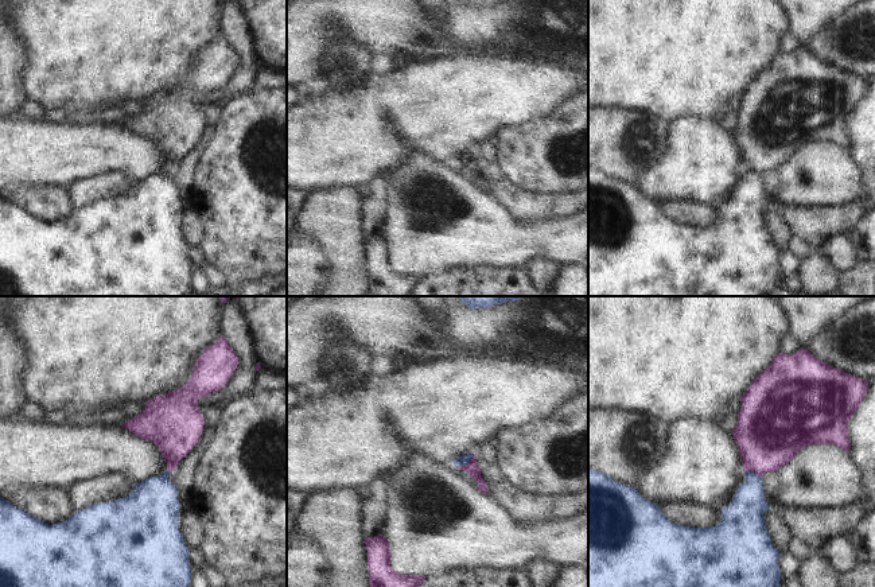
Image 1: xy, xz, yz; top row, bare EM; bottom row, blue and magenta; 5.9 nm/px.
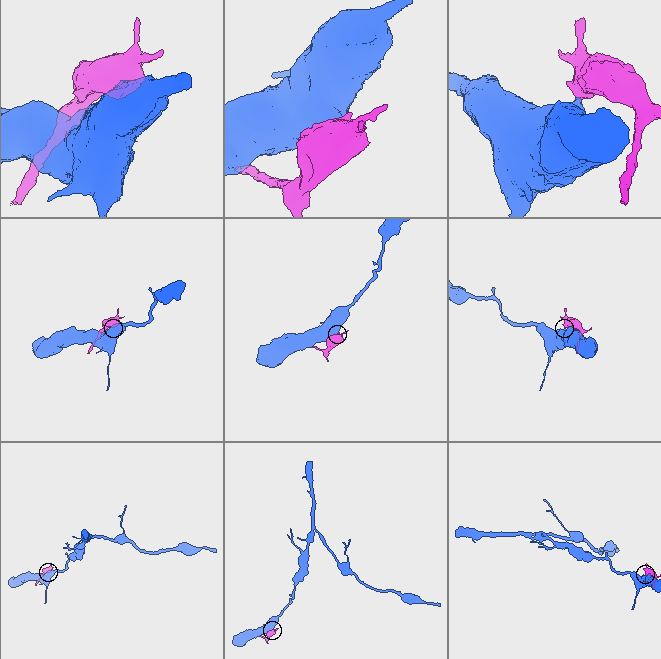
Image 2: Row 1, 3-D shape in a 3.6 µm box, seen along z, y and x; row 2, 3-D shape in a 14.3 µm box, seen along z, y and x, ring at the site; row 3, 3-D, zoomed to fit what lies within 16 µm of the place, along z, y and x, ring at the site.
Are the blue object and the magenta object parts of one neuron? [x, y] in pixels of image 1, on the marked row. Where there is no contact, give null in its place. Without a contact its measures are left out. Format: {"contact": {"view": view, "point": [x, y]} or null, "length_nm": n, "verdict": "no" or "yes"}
{"contact": {"view": "xz", "point": [466, 463]}, "length_nm": 140, "verdict": "no"}

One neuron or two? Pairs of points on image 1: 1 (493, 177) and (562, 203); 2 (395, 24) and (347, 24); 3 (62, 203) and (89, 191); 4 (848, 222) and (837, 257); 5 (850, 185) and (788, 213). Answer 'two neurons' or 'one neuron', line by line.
1: one neuron
2: one neuron
3: two neurons
4: two neurons
5: two neurons

